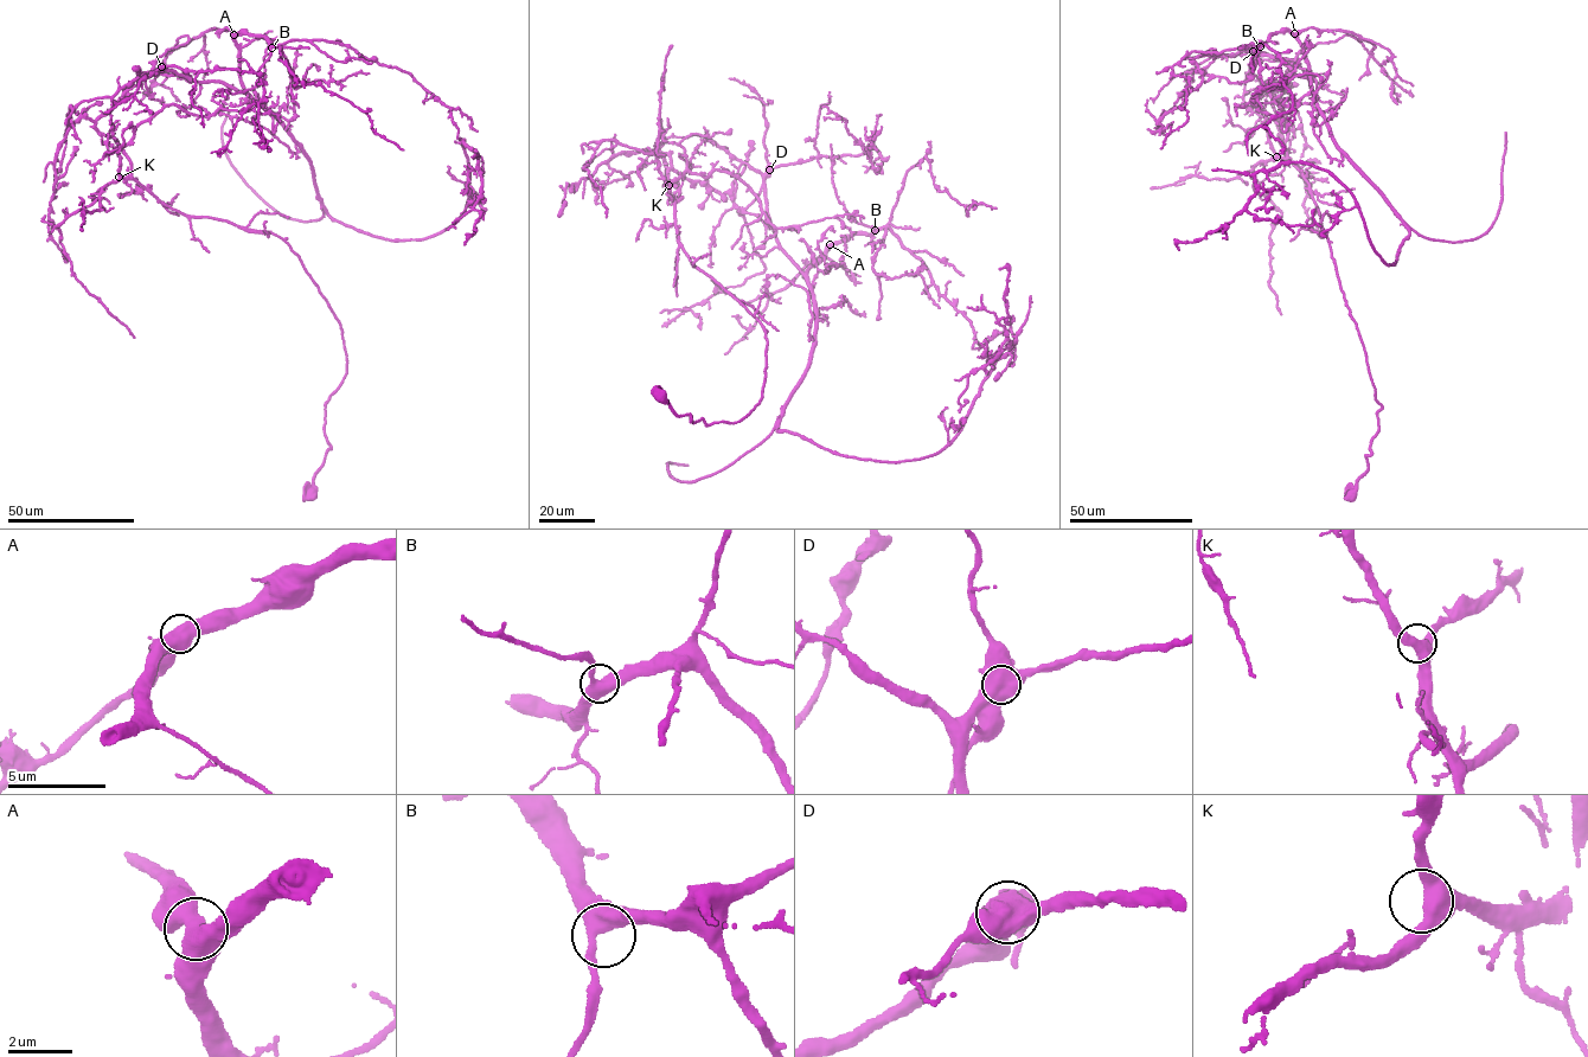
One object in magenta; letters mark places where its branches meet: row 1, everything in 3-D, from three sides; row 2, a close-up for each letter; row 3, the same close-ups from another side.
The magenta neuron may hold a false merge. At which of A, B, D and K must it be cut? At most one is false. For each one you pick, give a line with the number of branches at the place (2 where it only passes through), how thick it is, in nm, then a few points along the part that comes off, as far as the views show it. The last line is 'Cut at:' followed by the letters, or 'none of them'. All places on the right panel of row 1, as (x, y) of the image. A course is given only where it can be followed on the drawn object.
D: branches 3; calibre 800 nm; course (1253, 51), (1294, 59), (1288, 59), (1280, 79), (1285, 151), (1320, 216), (1382, 407), (1368, 468), (1348, 500)
Cut at: D

